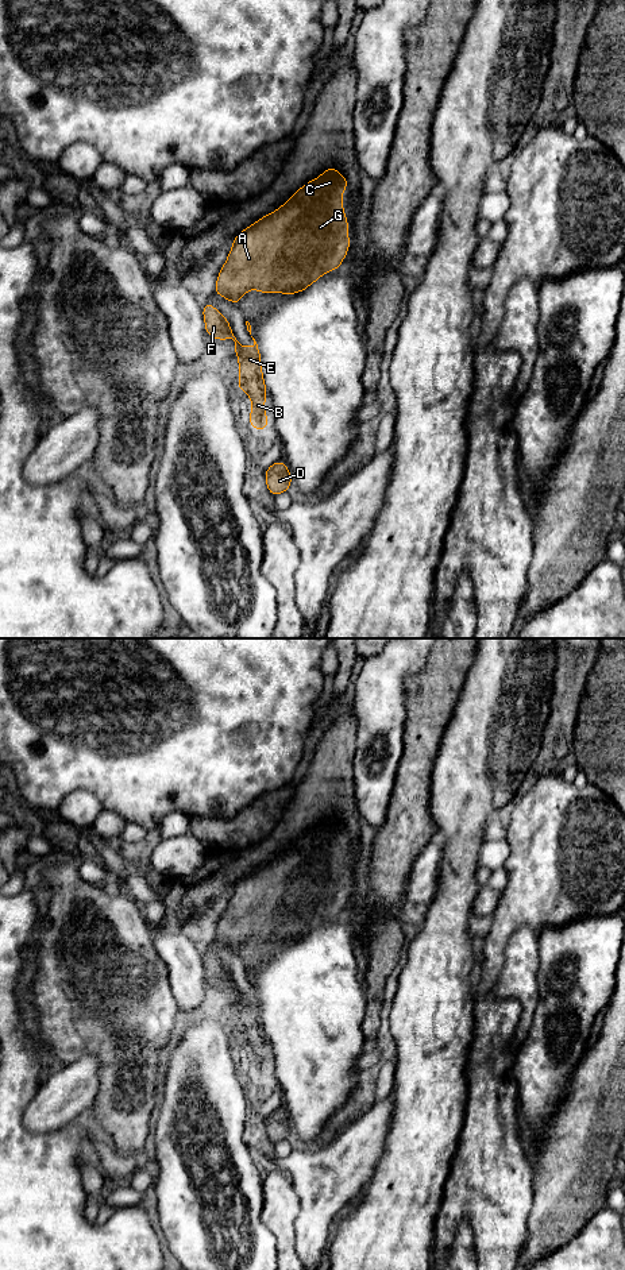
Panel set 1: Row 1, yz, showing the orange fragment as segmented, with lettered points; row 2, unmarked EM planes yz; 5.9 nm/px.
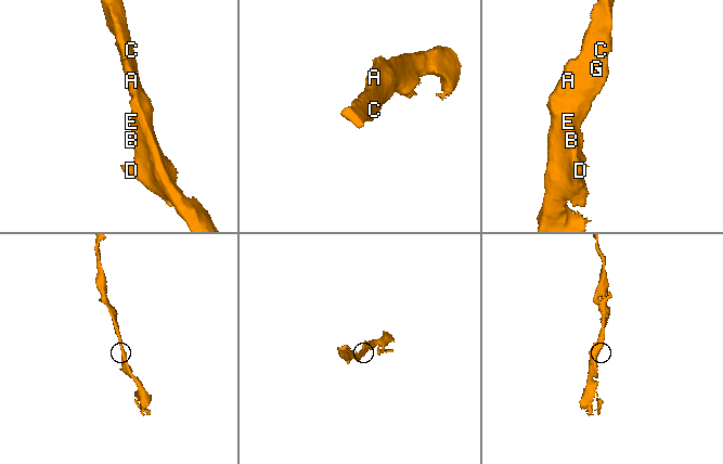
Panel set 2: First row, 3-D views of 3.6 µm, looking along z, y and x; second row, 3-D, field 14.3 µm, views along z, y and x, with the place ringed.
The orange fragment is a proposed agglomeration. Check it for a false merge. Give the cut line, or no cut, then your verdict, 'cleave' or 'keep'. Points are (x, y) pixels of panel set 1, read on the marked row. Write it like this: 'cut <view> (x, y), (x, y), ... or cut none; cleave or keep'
cut none; keep

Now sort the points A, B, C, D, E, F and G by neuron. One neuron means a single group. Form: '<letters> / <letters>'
A B C D E F G

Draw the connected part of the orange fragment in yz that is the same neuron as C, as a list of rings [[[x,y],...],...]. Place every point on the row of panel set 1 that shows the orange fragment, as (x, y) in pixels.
[[[328,167],[319,178],[300,188],[279,209],[239,232],[213,292],[238,306],[248,289],[294,294],[305,290],[325,271],[337,270],[350,248],[342,202],[344,188],[348,188],[346,175],[339,174],[336,167]]]

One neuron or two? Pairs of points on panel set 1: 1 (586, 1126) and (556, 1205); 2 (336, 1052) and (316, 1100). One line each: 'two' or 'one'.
1: one
2: one

